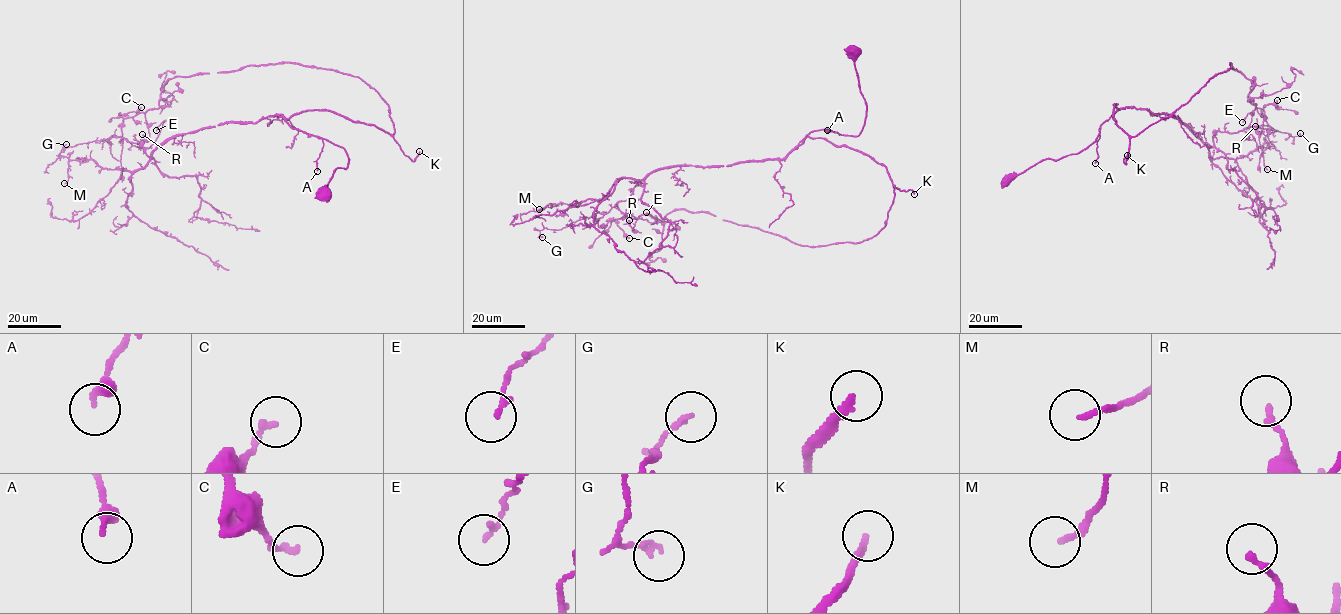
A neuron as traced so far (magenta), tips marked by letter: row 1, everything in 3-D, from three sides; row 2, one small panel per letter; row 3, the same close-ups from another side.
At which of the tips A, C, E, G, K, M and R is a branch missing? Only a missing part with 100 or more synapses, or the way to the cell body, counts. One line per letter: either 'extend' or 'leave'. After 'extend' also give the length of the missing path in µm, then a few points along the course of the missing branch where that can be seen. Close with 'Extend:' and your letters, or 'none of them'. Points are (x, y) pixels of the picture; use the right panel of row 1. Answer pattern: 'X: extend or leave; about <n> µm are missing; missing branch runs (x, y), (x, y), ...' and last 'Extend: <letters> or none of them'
A: leave
C: leave
E: leave
G: leave
K: extend; about 200 µm are missing; missing branch runs (1127, 155), (1149, 70), (1081, 102), (1075, 132), (1057, 143), (1110, 132), (1127, 114), (1114, 110)
M: leave
R: leave
Extend: K

